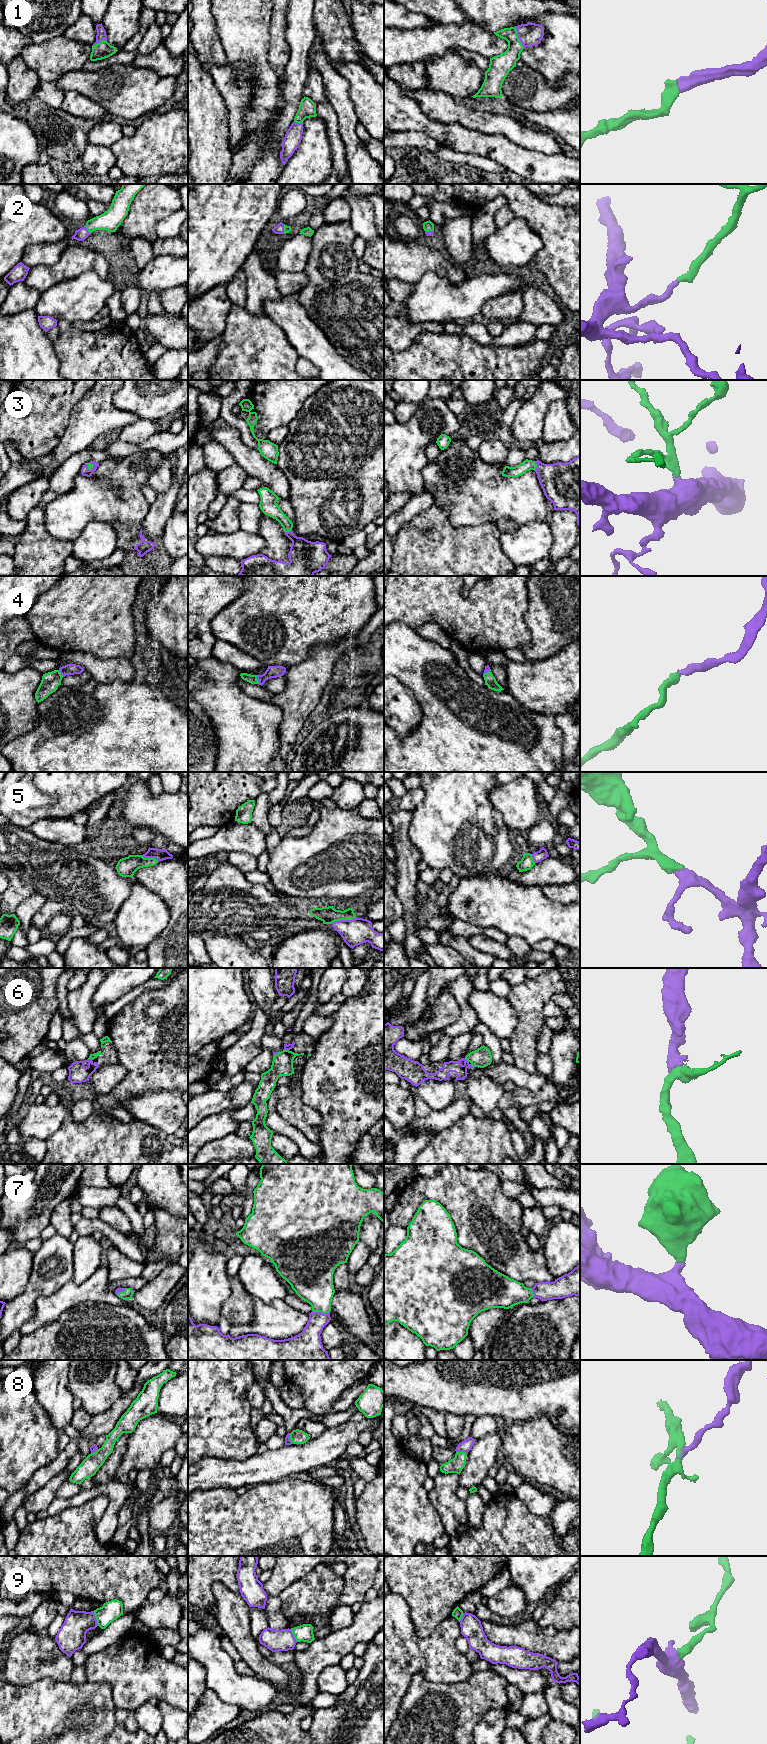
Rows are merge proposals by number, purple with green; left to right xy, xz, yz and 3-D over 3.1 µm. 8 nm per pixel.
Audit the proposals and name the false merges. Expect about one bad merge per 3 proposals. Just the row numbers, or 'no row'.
8, 9

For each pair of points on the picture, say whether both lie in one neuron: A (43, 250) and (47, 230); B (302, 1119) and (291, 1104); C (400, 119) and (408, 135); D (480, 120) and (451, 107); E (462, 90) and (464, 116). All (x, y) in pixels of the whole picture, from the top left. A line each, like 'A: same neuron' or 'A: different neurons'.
A: different neurons
B: same neuron
C: different neurons
D: same neuron
E: different neurons

